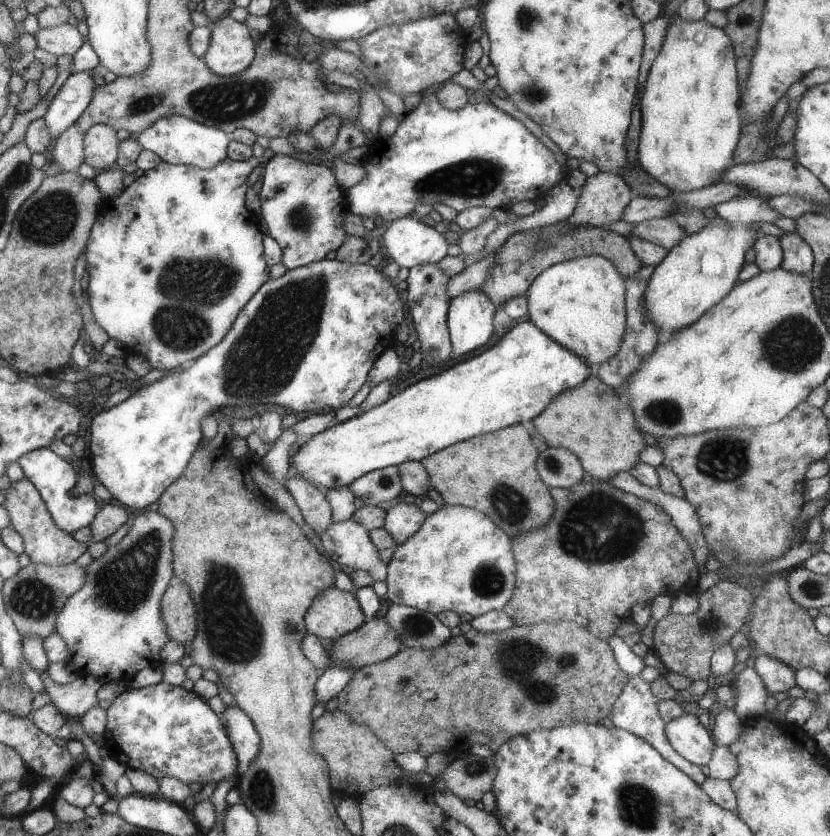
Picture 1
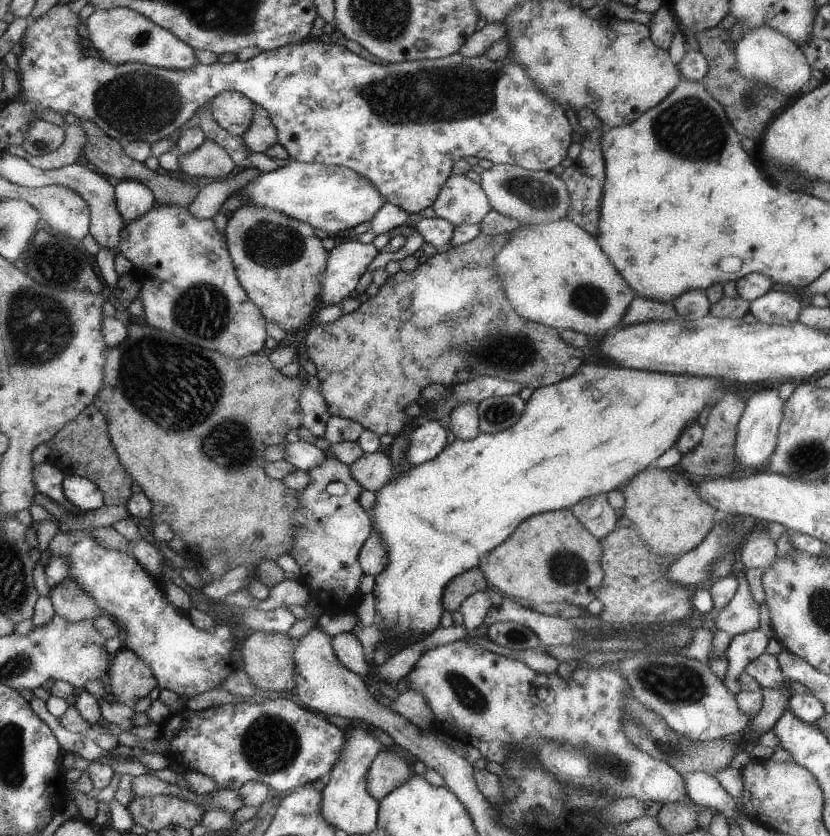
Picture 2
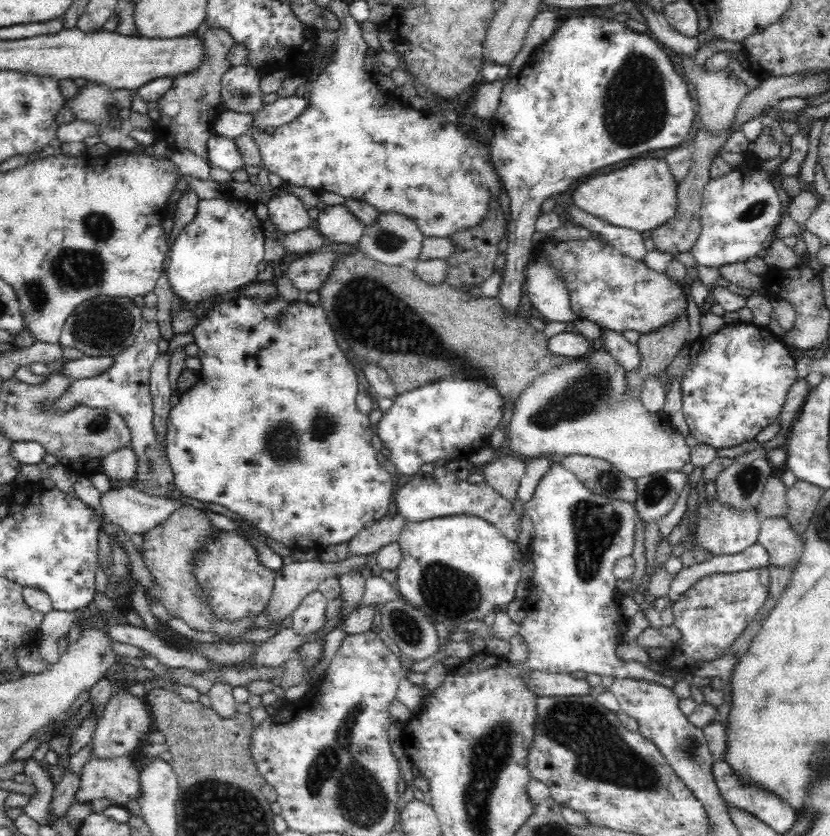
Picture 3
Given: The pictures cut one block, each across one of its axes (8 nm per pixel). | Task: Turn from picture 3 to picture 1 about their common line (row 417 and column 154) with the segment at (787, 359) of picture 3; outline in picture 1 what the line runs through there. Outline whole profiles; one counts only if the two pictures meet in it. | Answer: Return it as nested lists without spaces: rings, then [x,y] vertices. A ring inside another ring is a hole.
[[[153,684],[139,690],[125,688],[105,710],[107,712],[107,728],[103,734],[103,748],[107,756],[125,764],[131,770],[141,770],[153,776],[157,782],[161,778],[175,778],[183,784],[219,784],[221,780],[239,776],[239,758],[233,742],[225,734],[225,724],[219,714],[211,712],[207,700],[197,696],[193,690],[187,692],[181,686],[169,684]]]

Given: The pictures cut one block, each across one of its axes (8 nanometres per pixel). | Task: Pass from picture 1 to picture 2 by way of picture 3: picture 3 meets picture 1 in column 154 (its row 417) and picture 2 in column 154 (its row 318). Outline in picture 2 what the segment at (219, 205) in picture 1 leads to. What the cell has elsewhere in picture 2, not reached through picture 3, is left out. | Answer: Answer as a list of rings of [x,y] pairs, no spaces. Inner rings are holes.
[[[153,202],[143,216],[121,228],[119,254],[133,264],[133,274],[139,278],[141,290],[137,296],[143,302],[143,318],[147,320],[147,326],[169,332],[193,346],[199,346],[201,350],[219,352],[235,360],[247,358],[261,350],[265,340],[261,310],[251,302],[247,292],[237,282],[233,260],[227,250],[227,238],[215,230],[211,220],[199,220],[181,206]]]

